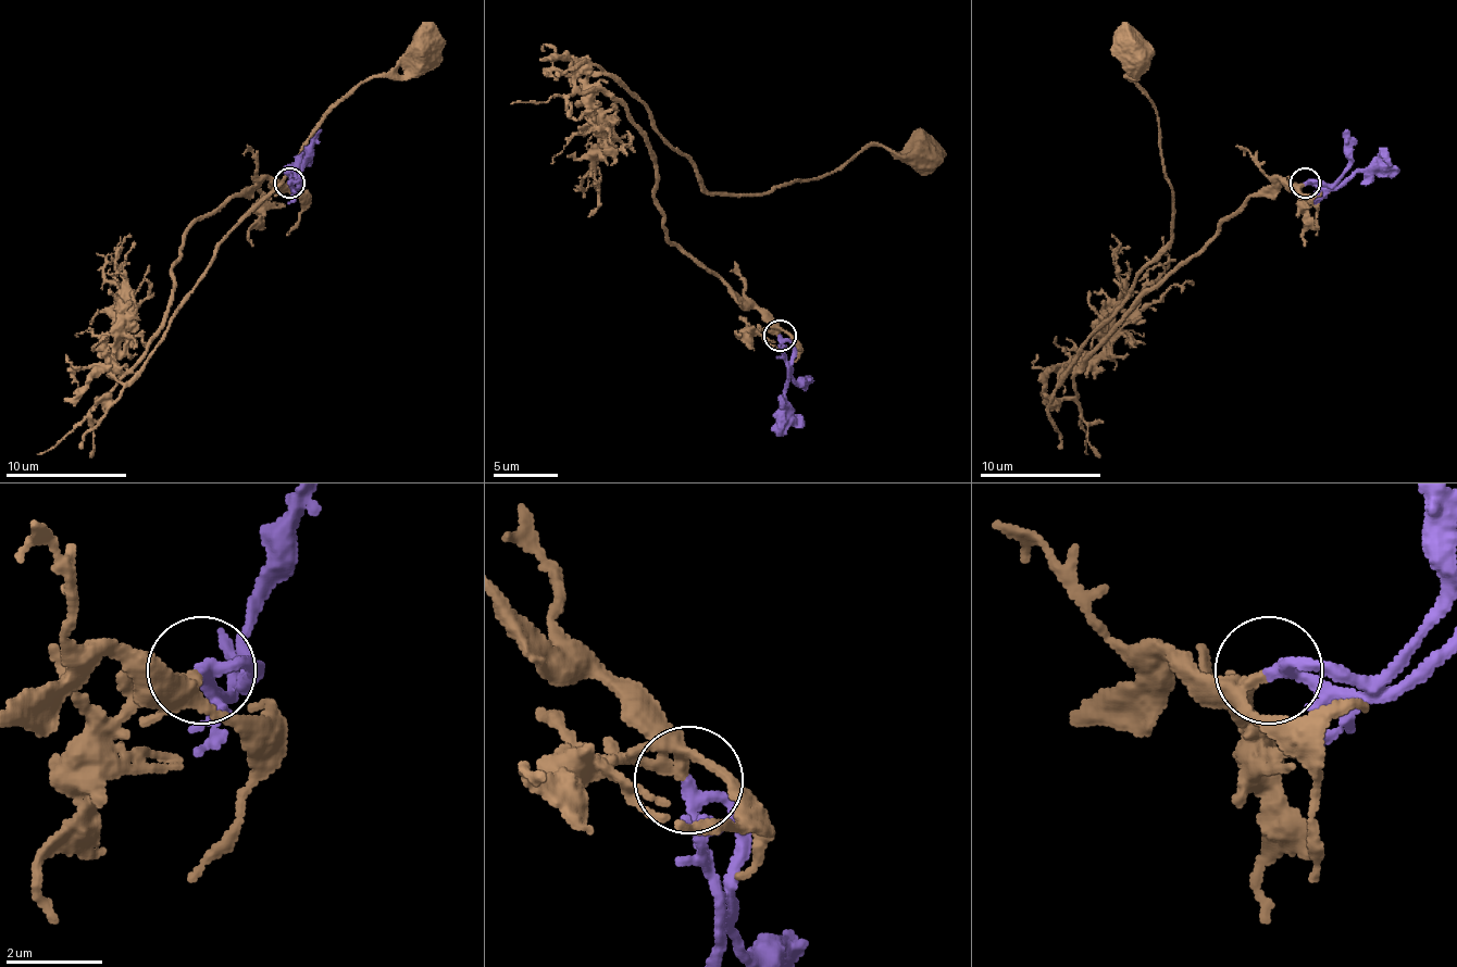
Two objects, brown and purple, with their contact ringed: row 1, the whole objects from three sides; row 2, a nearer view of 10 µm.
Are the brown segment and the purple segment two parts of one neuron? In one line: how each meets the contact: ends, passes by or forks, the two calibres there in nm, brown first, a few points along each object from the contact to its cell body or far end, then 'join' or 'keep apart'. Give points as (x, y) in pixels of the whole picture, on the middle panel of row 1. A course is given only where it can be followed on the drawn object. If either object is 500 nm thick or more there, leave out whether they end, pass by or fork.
brown forks there; purple passes by; 200 nm thick on the brown side, 220 nm on the other; brown runs (779, 335), (669, 241), (650, 145), (588, 80), (611, 74), (711, 193), (814, 180), (869, 145), (946, 154); purple runs (779, 335), (788, 379), (785, 412), (805, 425); join

